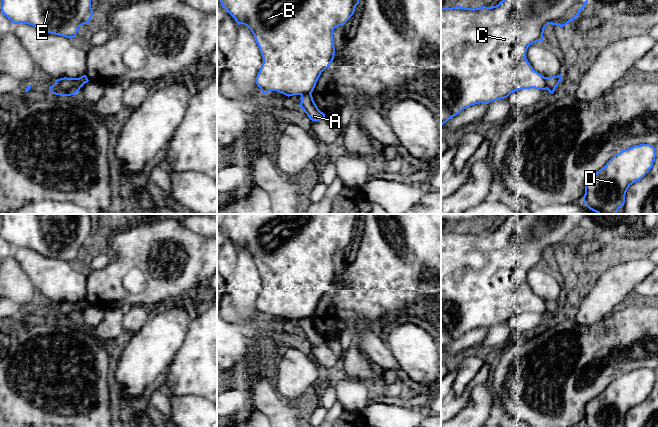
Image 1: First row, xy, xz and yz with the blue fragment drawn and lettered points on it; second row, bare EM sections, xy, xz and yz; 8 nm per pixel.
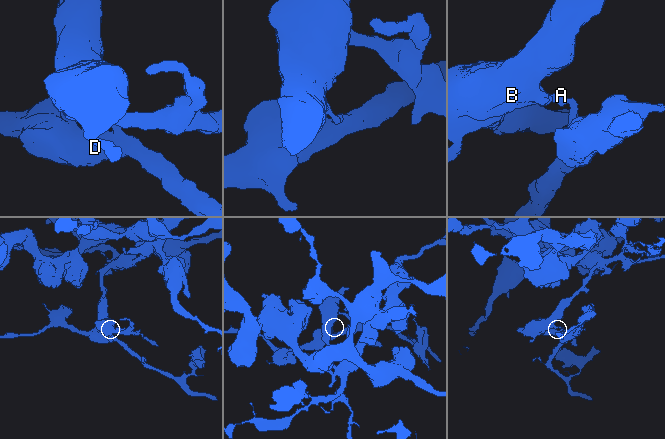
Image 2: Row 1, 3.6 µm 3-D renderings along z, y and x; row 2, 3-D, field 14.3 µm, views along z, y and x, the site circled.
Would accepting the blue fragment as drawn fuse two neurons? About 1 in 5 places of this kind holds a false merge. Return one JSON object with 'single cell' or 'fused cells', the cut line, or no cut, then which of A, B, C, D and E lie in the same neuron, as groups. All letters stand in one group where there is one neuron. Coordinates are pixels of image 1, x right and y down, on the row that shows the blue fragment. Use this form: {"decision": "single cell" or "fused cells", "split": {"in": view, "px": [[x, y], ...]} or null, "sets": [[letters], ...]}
{"decision": "fused cells", "split": {"in": "yz", "px": [[544, 77], [546, 88]]}, "sets": [["A", "D"], ["B", "C", "E"]]}

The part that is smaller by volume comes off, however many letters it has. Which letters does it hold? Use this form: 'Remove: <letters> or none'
Remove: A, D

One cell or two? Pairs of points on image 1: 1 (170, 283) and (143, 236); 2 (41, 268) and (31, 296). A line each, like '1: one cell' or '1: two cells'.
1: one cell
2: two cells

